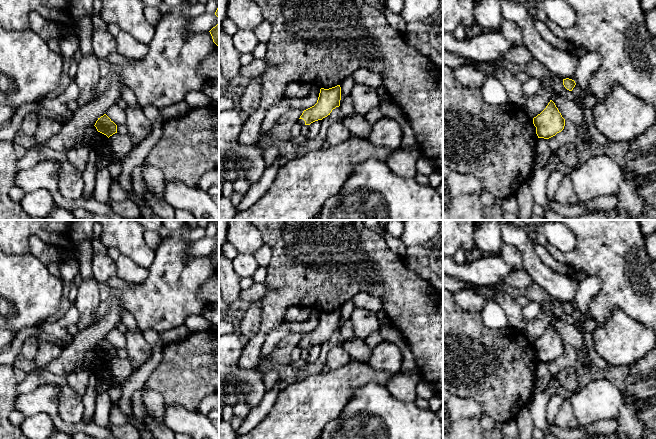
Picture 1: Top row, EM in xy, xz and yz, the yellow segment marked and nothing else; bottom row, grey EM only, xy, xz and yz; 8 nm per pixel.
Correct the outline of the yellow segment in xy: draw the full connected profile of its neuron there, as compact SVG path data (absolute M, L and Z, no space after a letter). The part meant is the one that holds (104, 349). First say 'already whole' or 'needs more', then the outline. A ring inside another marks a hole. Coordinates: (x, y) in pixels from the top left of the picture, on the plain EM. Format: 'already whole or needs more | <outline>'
already whole | M106 338L98 342L94 350L98 356L106 359L108 362L117 357L117 349Z

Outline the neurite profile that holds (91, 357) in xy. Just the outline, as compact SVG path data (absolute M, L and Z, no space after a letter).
M90 350L84 356L84 368L87 372L90 372L94 369L95 363L98 360L98 355L95 350Z

